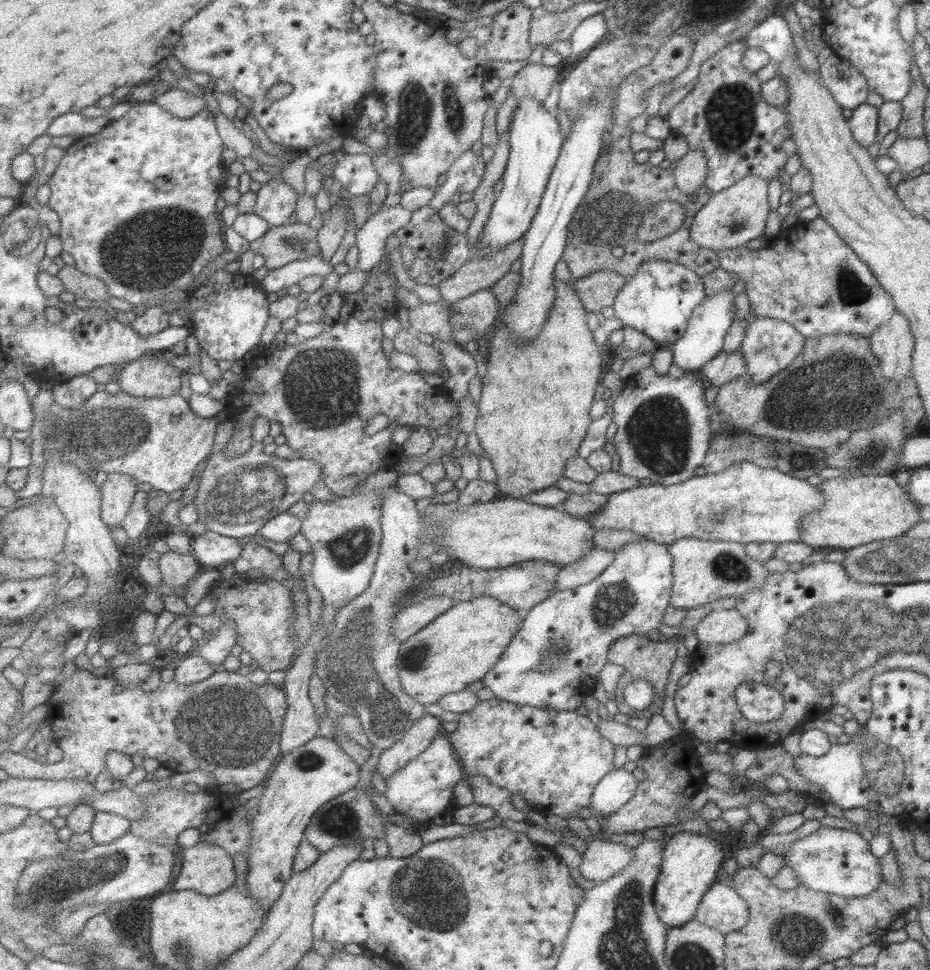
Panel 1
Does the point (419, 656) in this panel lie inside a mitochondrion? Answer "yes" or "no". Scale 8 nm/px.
yes

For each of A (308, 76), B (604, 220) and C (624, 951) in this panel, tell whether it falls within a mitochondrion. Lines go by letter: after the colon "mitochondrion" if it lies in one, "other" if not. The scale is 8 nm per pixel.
A: mitochondrion
B: mitochondrion
C: mitochondrion

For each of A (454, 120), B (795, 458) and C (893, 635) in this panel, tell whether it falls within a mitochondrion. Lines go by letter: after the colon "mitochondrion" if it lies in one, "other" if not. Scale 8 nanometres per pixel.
A: mitochondrion
B: mitochondrion
C: mitochondrion

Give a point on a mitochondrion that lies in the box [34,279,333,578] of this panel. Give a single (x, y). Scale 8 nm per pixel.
(100, 435)

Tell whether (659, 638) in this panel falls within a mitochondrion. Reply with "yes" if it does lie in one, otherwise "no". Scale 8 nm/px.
no

